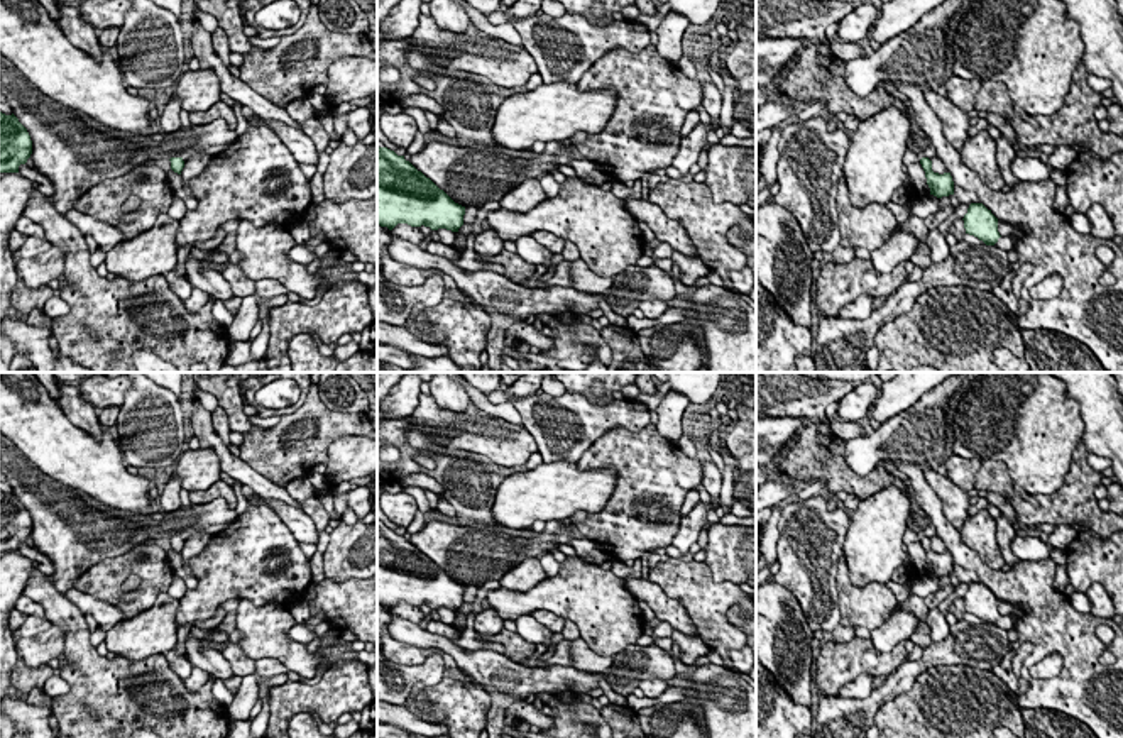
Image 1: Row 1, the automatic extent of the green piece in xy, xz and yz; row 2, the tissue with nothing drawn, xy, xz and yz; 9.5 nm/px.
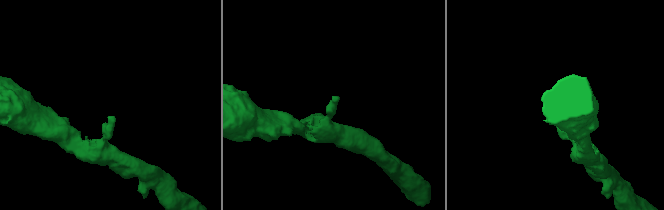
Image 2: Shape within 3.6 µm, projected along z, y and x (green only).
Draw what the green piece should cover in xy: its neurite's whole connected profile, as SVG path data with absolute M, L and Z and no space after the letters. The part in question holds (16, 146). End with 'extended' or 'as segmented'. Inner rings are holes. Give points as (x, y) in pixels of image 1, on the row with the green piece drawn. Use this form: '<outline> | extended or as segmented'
M0 112L0 173L19 173L32 154L27 129L12 115Z | as segmented

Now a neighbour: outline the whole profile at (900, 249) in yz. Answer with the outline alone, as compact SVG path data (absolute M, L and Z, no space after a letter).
M896 232L879 249L871 251L869 261L879 273L891 273L900 262L910 261L918 239L908 232Z

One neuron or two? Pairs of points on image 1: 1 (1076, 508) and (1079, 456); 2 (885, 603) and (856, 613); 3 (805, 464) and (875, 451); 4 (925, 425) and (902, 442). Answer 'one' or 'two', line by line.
1: one
2: one
3: two
4: one

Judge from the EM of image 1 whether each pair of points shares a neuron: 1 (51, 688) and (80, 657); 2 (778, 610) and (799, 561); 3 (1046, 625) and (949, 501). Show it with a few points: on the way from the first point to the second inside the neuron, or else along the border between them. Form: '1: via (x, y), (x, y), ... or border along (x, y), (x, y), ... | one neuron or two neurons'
1: border along (60, 676), (70, 686) | two neurons
2: border along (773, 578), (794, 596), (809, 623) | two neurons
3: border along (936, 495), (944, 518), (958, 532) | two neurons

